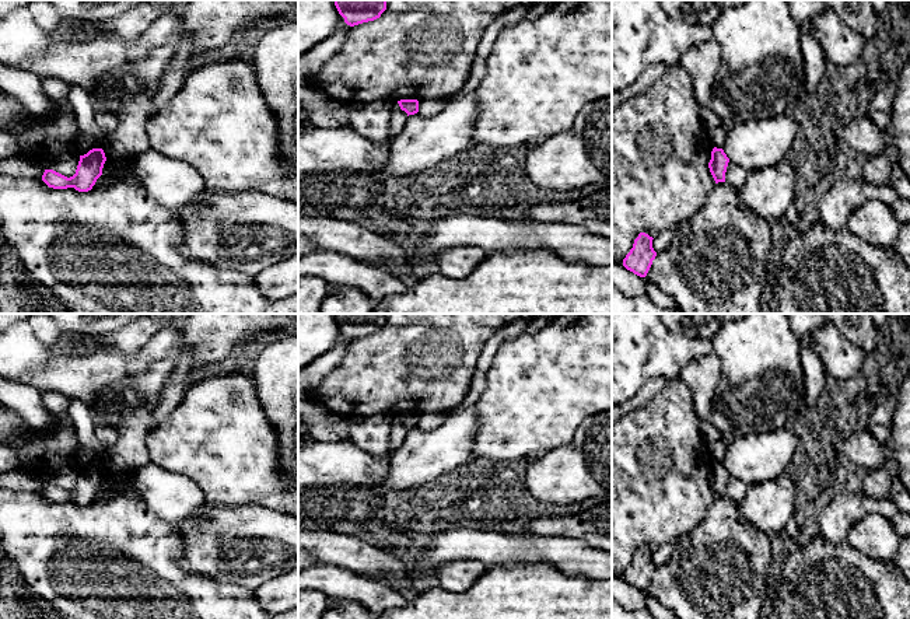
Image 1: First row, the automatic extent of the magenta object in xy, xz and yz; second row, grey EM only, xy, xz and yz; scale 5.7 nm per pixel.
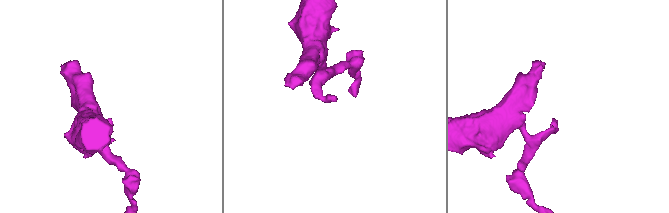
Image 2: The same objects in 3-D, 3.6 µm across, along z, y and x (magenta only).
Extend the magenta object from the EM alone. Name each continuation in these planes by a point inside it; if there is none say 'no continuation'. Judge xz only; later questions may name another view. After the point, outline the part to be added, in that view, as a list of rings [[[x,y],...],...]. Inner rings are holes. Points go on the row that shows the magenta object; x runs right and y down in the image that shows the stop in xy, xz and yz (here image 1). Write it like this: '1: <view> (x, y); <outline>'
no continuation

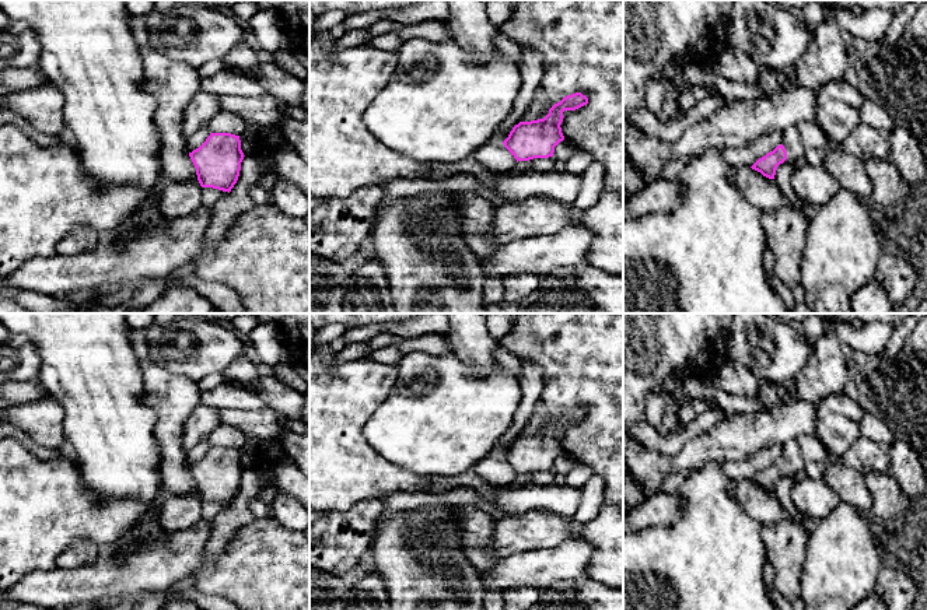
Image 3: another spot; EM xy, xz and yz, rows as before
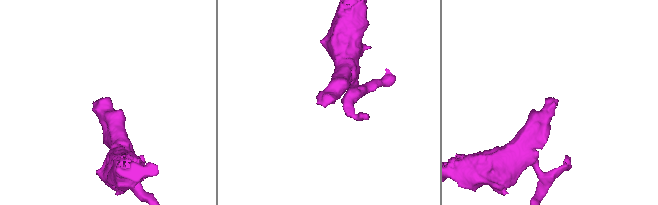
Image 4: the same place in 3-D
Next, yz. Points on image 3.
1: yz (807, 135); [[[814,120],[801,122],[786,132],[783,146],[787,151],[787,158],[794,161],[795,158],[805,155],[811,148],[822,148],[828,151],[832,147],[832,141],[816,120]]]

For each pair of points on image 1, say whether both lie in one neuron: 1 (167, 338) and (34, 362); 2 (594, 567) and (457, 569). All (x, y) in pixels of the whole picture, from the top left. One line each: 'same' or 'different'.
1: same
2: different

